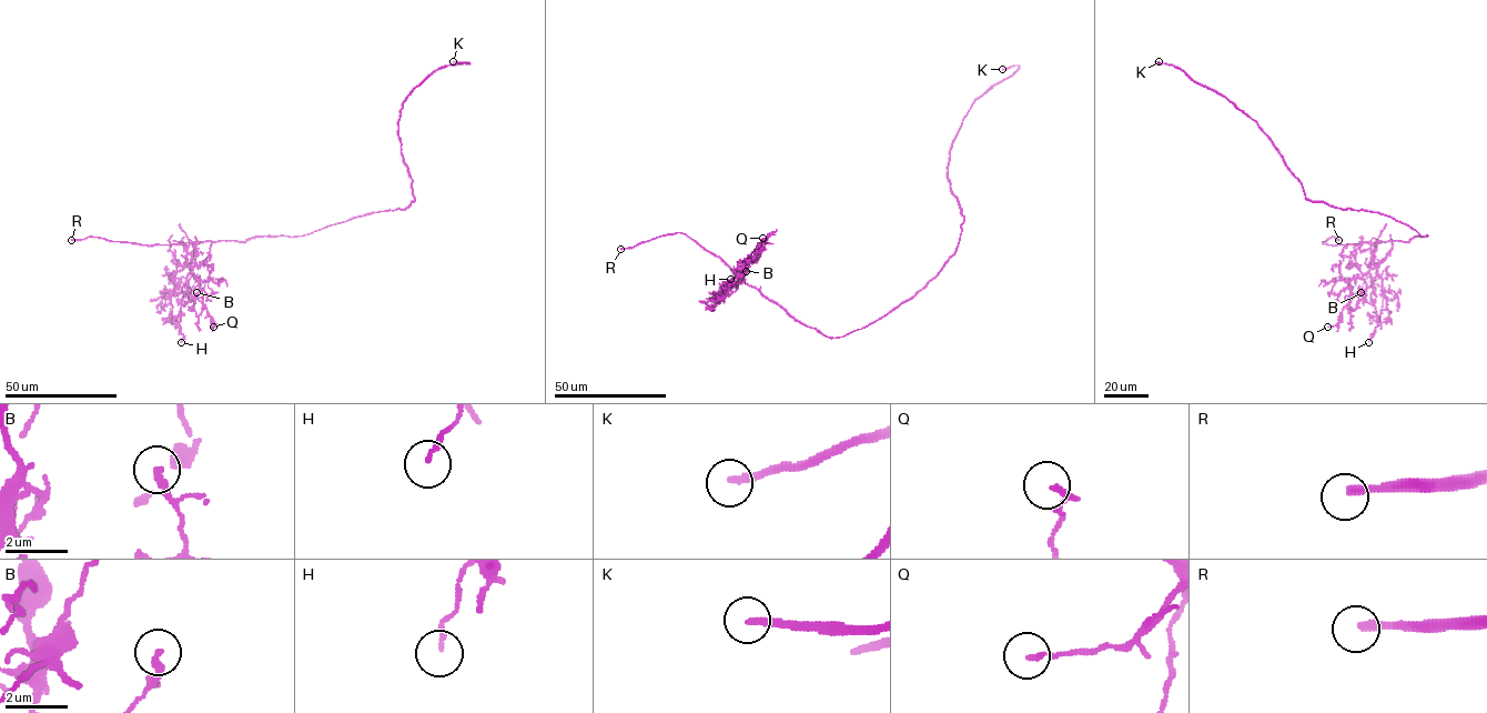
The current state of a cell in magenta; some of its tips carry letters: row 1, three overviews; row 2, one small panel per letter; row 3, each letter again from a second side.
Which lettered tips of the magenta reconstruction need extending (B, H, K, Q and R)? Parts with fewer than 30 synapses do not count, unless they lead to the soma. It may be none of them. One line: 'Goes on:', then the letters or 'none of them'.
Goes on: K, R

